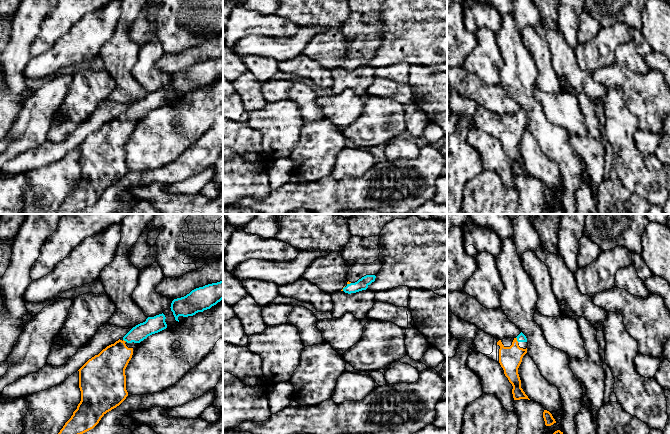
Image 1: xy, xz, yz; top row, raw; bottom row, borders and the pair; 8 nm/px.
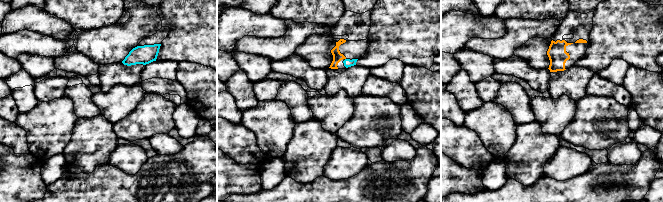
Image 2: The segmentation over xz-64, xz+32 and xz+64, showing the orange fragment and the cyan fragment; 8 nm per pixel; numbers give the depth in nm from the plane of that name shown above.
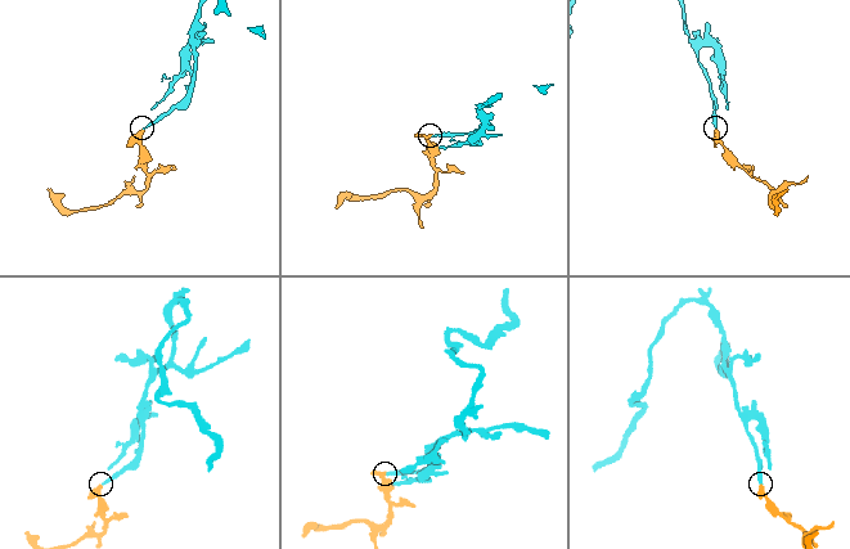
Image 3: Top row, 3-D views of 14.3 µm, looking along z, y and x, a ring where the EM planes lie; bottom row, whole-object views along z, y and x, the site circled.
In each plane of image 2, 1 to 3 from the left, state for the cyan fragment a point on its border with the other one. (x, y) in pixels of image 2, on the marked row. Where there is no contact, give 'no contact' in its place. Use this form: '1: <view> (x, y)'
1: no contact
2: no contact
3: no contact

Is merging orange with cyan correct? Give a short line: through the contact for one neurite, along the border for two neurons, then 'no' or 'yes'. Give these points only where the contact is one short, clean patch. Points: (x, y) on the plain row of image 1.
line yz (510, 134), (514, 130), (516, 115), (521, 113); yes

